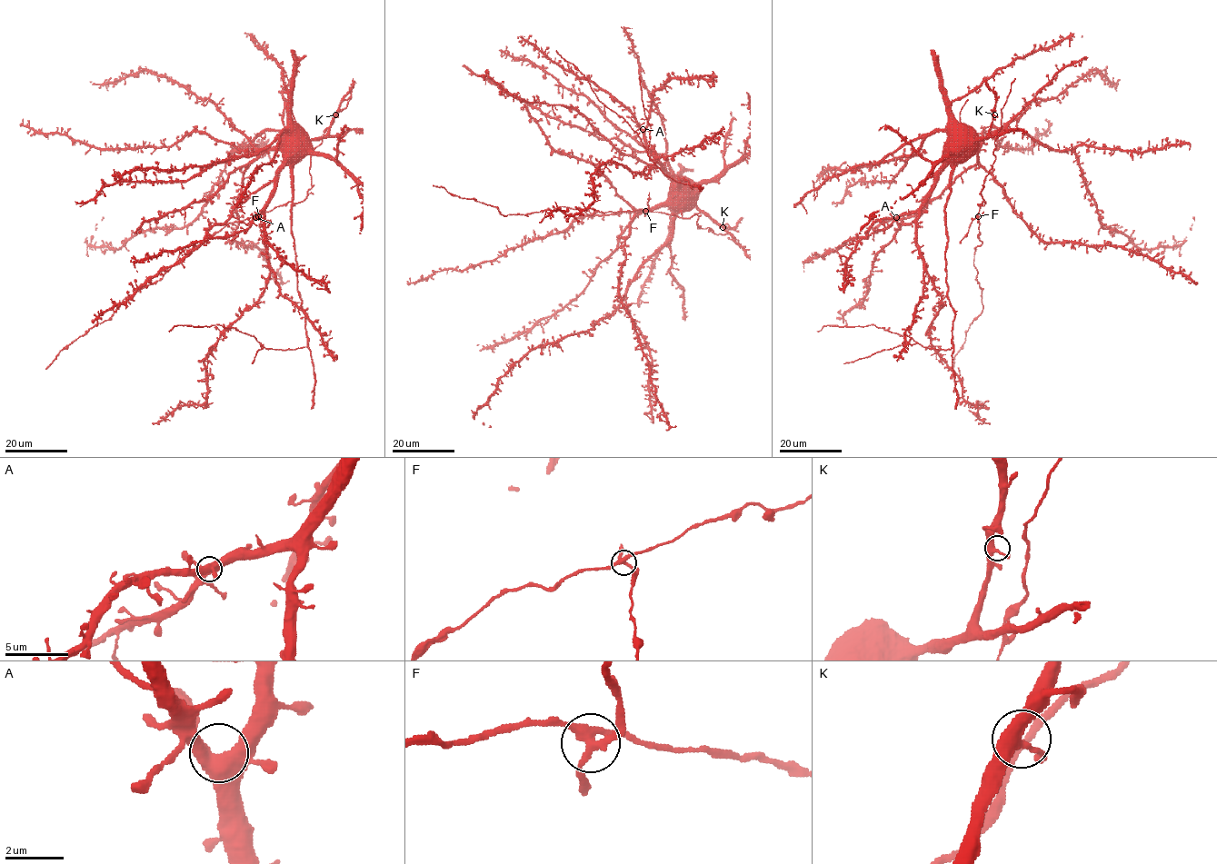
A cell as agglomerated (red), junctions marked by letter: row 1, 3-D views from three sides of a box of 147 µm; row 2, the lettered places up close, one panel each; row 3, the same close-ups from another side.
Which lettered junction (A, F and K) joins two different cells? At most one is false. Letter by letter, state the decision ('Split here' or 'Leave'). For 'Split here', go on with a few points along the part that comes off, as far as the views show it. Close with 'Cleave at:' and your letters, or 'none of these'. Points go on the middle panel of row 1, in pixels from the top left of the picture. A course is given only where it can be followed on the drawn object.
A: Leave
F: Split here. Course of the part to remove: (646, 211), (649, 192)
K: Leave
Cleave at: F

